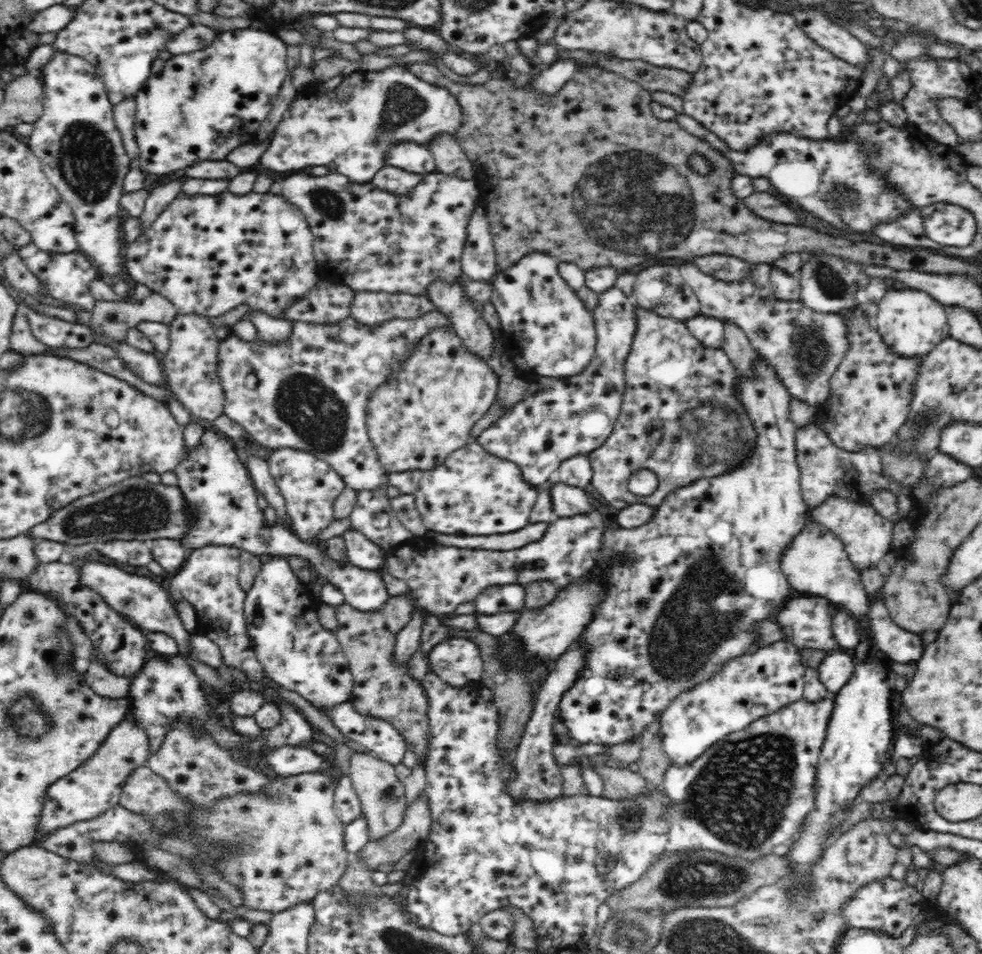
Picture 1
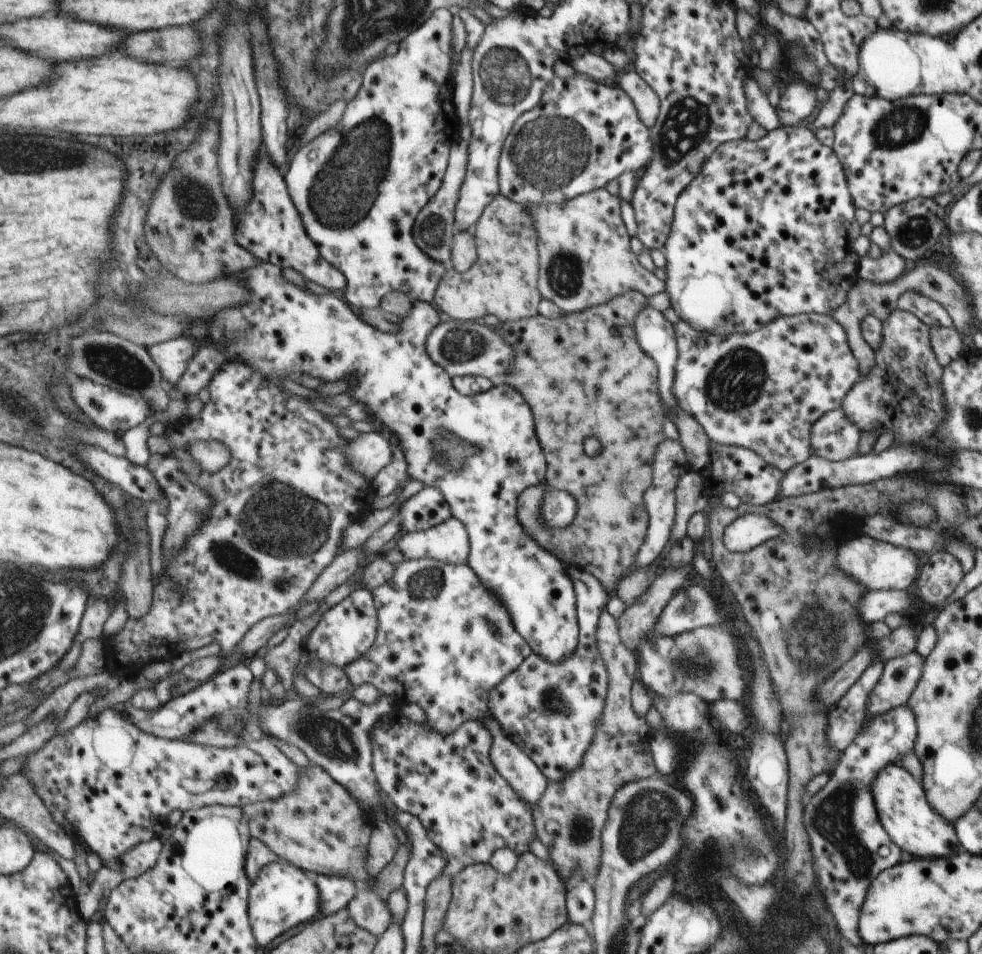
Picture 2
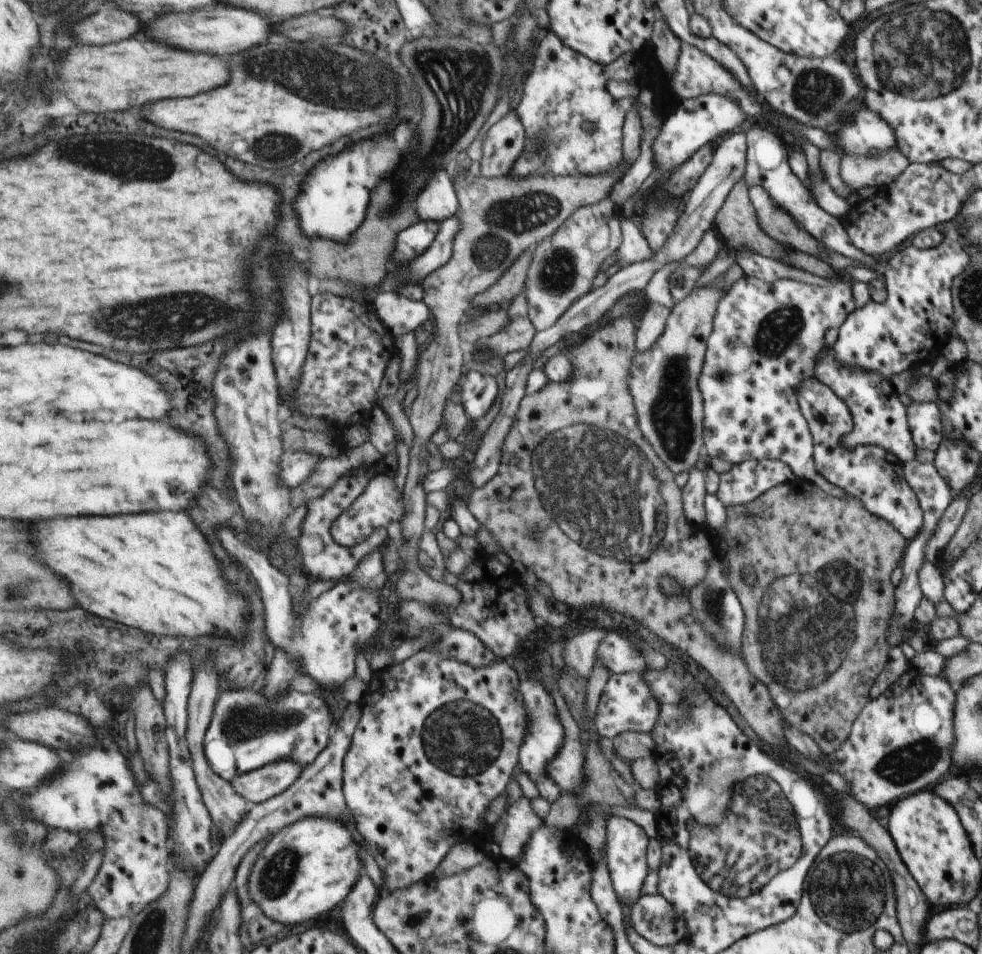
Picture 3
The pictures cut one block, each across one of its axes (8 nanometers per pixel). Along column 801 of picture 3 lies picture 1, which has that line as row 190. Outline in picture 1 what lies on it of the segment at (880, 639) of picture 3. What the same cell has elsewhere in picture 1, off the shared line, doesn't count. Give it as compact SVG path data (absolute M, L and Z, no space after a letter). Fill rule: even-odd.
M415 62L411 66L402 68L412 72L423 82L445 88L457 98L461 106L463 111L462 126L455 137L463 152L474 163L474 177L472 179L477 183L480 199L485 204L487 225L490 236L493 238L497 265L501 270L514 266L527 254L549 254L560 263L574 263L583 271L592 267L614 267L619 275L626 274L626 270L634 270L634 266L646 266L646 262L670 262L670 258L688 258L690 260L698 258L698 255L725 254L746 259L752 264L772 264L785 254L810 254L810 252L800 250L800 244L796 246L796 240L798 240L794 236L796 225L780 225L776 222L764 221L743 206L741 199L730 190L731 180L738 174L720 151L712 148L705 141L700 141L690 134L686 134L686 131L675 120L662 120L653 117L650 108L650 104L653 102L651 92L642 89L637 83L620 74L596 67L580 67L572 79L566 82L566 85L555 96L549 96L529 90L534 78L523 88L516 89L511 86L510 80L491 79L484 85L452 82L436 68L434 62ZM692 156L702 156L708 162L708 166L711 166L708 174L700 175L700 173L692 171L692 167L688 165L688 158L692 158Z

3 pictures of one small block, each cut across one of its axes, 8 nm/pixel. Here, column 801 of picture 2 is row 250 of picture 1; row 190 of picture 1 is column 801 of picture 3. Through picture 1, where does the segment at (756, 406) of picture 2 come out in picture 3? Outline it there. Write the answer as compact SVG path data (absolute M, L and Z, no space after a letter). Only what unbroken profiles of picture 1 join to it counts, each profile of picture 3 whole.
M742 276L731 284L726 294L718 301L716 316L713 318L713 334L708 340L708 352L705 354L704 368L701 374L701 393L704 395L705 405L705 445L706 452L711 457L718 456L726 462L738 465L741 462L750 459L776 459L786 463L796 477L817 483L822 490L833 494L834 497L845 497L846 492L836 488L830 484L815 467L813 457L813 438L808 423L802 414L801 407L798 402L798 391L801 384L816 374L816 364L818 354L825 348L824 333L830 328L840 328L848 320L850 313L857 308L853 297L853 291L849 284L841 280L833 280L830 286L817 287L803 283L797 280L780 279L774 282L766 282L765 280L756 278L756 276Z

